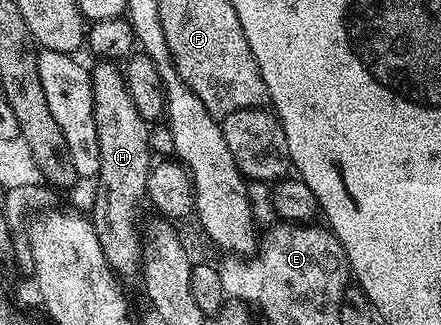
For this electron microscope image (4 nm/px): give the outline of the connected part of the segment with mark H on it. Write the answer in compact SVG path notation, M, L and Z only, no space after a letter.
M101 60L96 63L97 67L92 67L91 77L93 79L93 111L95 112L95 132L97 133L97 139L99 140L99 172L95 179L95 185L97 185L97 191L93 194L93 214L91 213L91 221L93 224L93 231L95 236L99 236L99 248L103 252L105 257L105 264L109 267L110 271L114 275L120 276L120 274L137 274L139 267L143 261L143 234L142 231L137 231L137 205L143 202L145 198L145 189L147 188L147 176L151 169L151 147L149 144L149 132L150 127L143 120L143 116L139 116L139 112L135 112L135 104L131 104L131 96L129 95L129 89L125 83L124 75L120 69L117 70L112 61Z

